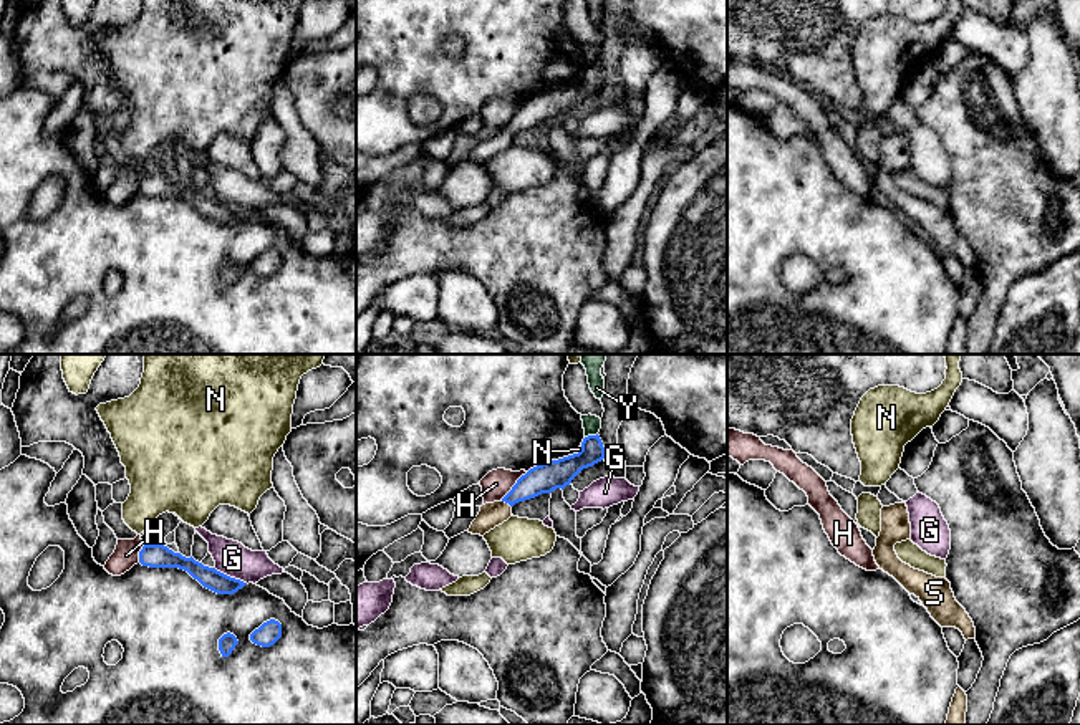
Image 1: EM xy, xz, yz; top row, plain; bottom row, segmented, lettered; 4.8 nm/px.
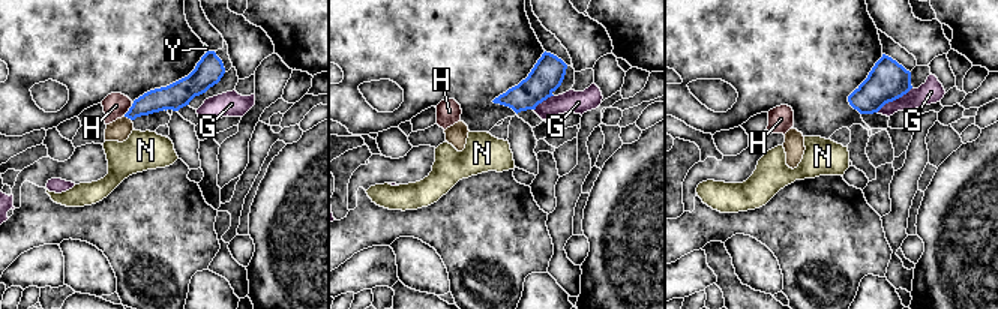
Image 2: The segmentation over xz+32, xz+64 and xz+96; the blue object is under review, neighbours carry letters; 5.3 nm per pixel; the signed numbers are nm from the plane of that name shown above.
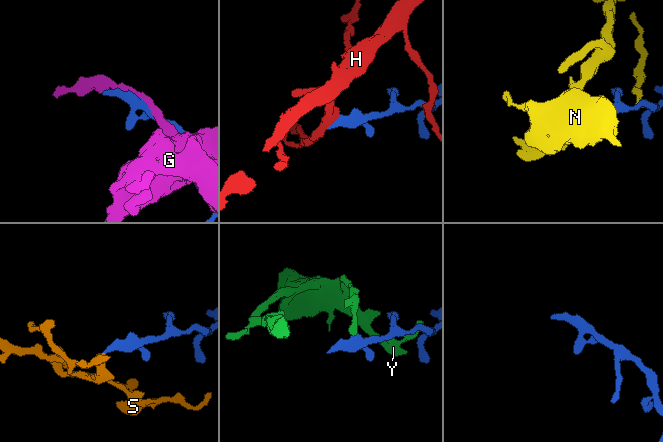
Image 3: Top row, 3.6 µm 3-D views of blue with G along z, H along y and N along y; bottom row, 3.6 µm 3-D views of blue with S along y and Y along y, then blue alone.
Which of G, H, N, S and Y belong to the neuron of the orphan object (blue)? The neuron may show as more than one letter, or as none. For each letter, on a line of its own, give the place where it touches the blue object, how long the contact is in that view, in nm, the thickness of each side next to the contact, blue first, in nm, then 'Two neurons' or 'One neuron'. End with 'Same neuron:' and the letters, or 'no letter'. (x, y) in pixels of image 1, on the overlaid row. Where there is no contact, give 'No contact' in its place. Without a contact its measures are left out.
G: Touches blue at xy (229, 576). Shared border 180 nm. Thickness 100 nm (blue) against 170 nm. Two neurons
H: Touches blue at xz (514, 485). Shared border 190 nm. Thickness 140 nm (blue) against 140 nm. Two neurons
N: Touches blue at xz (580, 451). Shared border 60 nm. Thickness 140 nm (blue) against 20 nm. Two neurons
S: Touches blue at xz (506, 502). Shared border 70 nm. Thickness 140 nm (blue) against 120 nm. One neuron
Y: Touches blue at xz (590, 436). Shared border 70 nm. Thickness 140 nm (blue) against 90 nm. Two neurons
Same neuron: S

